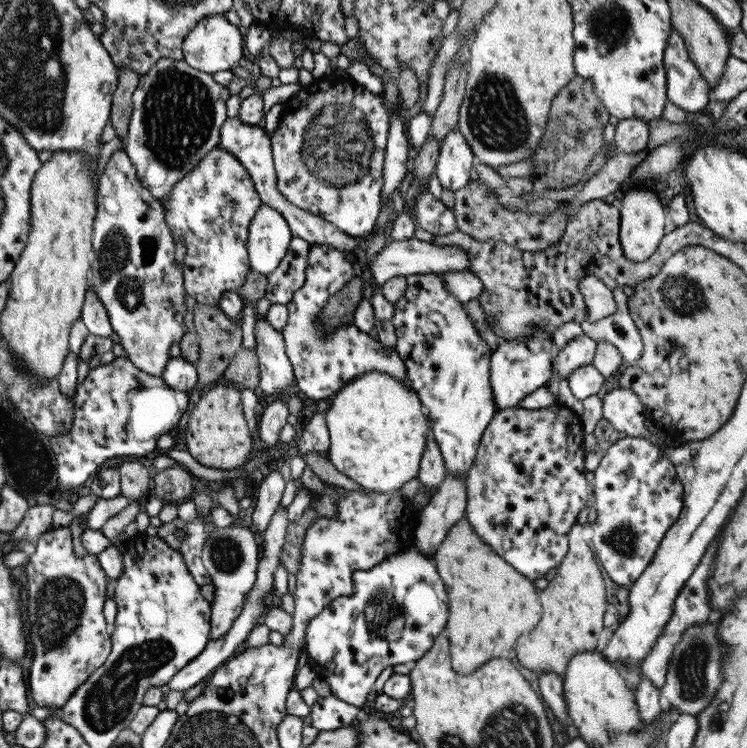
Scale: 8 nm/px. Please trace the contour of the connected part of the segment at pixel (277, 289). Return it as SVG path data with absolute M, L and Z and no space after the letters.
M292 237L287 253L280 264L267 275L264 298L271 304L288 305L297 290L304 284L308 251L311 244L303 238Z

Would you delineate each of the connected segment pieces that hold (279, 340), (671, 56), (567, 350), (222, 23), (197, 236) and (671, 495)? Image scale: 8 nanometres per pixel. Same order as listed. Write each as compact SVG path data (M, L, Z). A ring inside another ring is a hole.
M256 314L256 315L257 315L257 321L255 324L255 330L256 330L255 353L256 353L256 356L258 359L258 364L259 364L259 369L260 369L259 386L260 386L260 390L263 390L266 394L271 394L274 396L276 393L286 391L286 389L290 386L290 384L292 384L292 382L294 382L294 380L295 380L294 371L293 371L293 368L291 367L290 359L288 358L288 355L285 353L285 340L284 340L283 334L279 330L276 330L265 318L258 319L258 314Z
M674 29L664 50L664 66L668 100L687 113L702 110L710 100L711 90L690 60L684 39Z
M586 333L571 339L563 349L555 352L553 357L553 372L567 376L575 369L584 365L592 365L597 349L597 342Z
M215 15L200 20L196 27L184 39L182 51L184 62L188 66L214 74L220 70L236 69L244 58L244 40L238 26L233 26L224 15Z
M220 146L214 148L202 158L196 168L175 184L169 198L163 198L160 202L165 208L166 222L171 228L175 242L180 237L184 238L186 255L183 260L182 274L186 293L194 297L198 304L209 307L219 307L224 292L238 294L239 288L244 284L248 271L251 269L247 251L249 226L263 202L250 174L236 159L236 156Z
M641 436L614 437L594 473L592 489L598 516L591 524L594 536L590 546L608 578L631 588L648 569L668 529L684 509L682 481L665 452Z

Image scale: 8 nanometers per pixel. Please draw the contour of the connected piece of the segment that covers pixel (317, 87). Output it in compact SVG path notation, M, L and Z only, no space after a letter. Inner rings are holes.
M335 73L328 75L322 75L305 85L301 90L292 96L288 102L282 104L282 116L277 129L271 133L271 150L273 153L273 164L277 176L277 187L284 195L289 203L296 205L302 210L311 212L314 216L323 218L326 222L333 224L336 228L339 228L342 232L352 237L369 237L374 230L374 224L378 218L381 198L381 188L383 185L383 166L385 162L385 151L387 147L387 136L389 135L389 120L386 107L387 103L380 94L378 96L370 93L366 88L360 84L355 83L349 76L348 79L345 76L340 76Z

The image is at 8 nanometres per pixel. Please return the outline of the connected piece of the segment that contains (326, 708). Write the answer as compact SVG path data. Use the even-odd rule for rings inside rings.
M334 695L319 697L311 706L310 718L312 726L319 731L336 730L346 725L352 725L358 716L360 708L356 705L345 703Z

